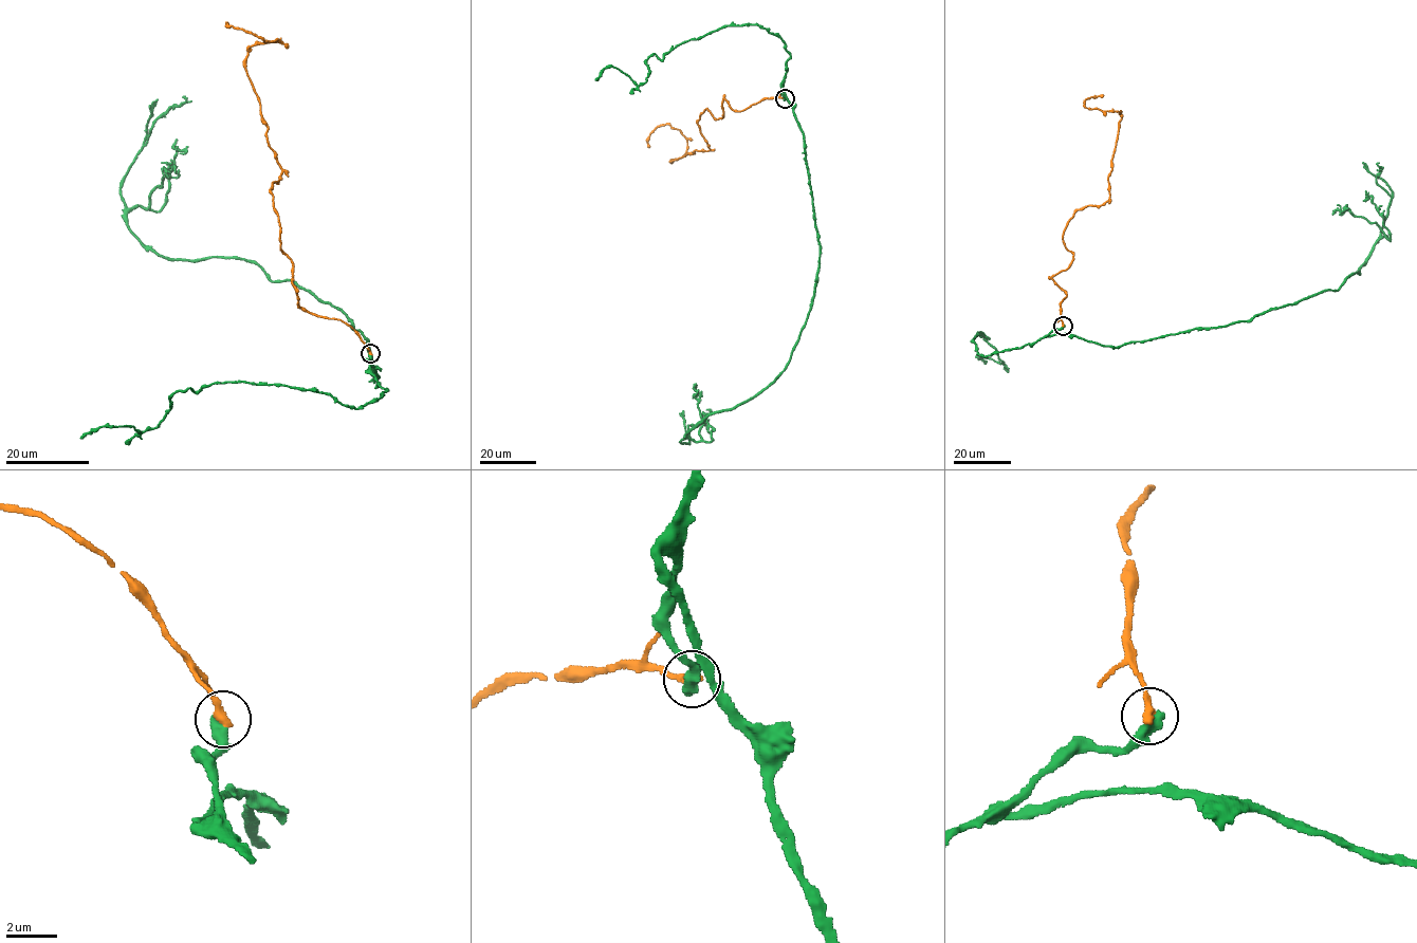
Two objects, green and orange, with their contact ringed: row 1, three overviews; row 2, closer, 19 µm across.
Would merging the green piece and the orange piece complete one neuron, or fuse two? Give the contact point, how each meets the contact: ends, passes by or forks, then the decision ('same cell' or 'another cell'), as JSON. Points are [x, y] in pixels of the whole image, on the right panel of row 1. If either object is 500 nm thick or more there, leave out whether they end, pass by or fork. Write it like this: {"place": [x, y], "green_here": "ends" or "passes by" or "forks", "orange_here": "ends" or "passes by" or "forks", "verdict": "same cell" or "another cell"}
{"place": [1063, 326], "verdict": "another cell"}

